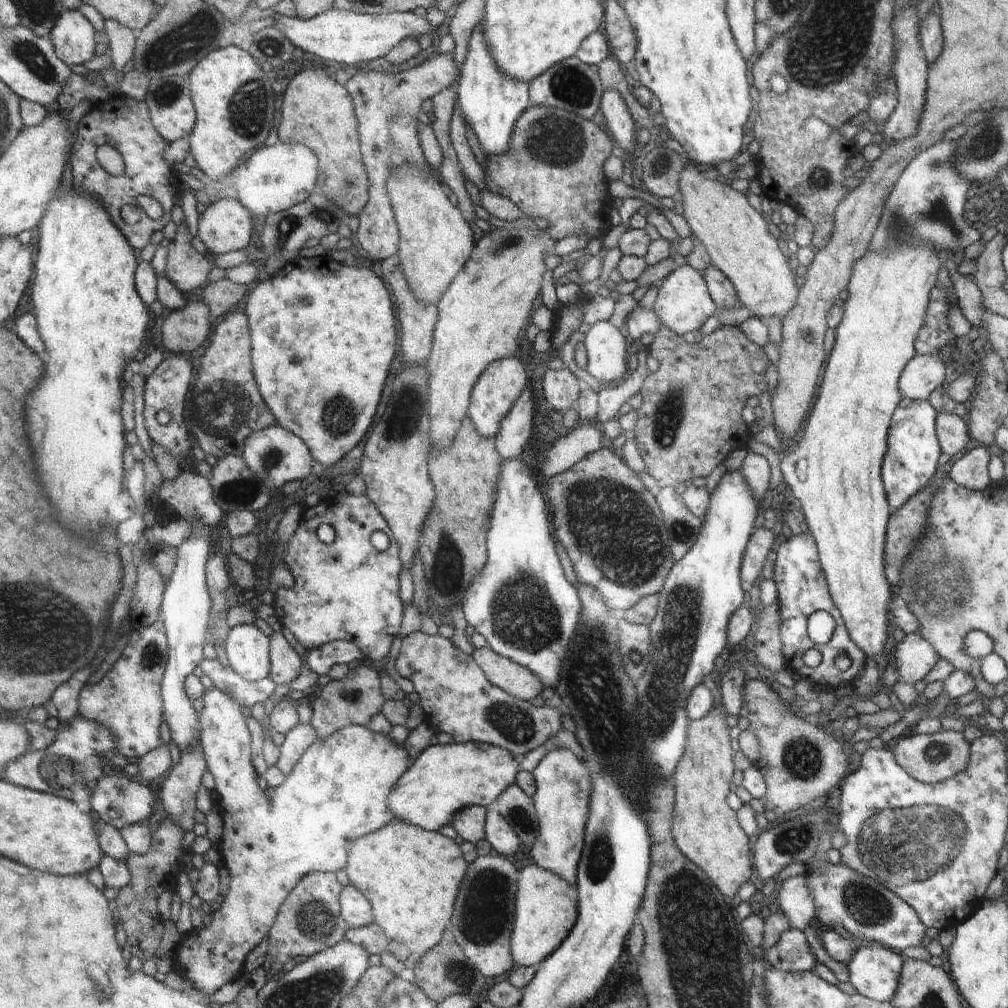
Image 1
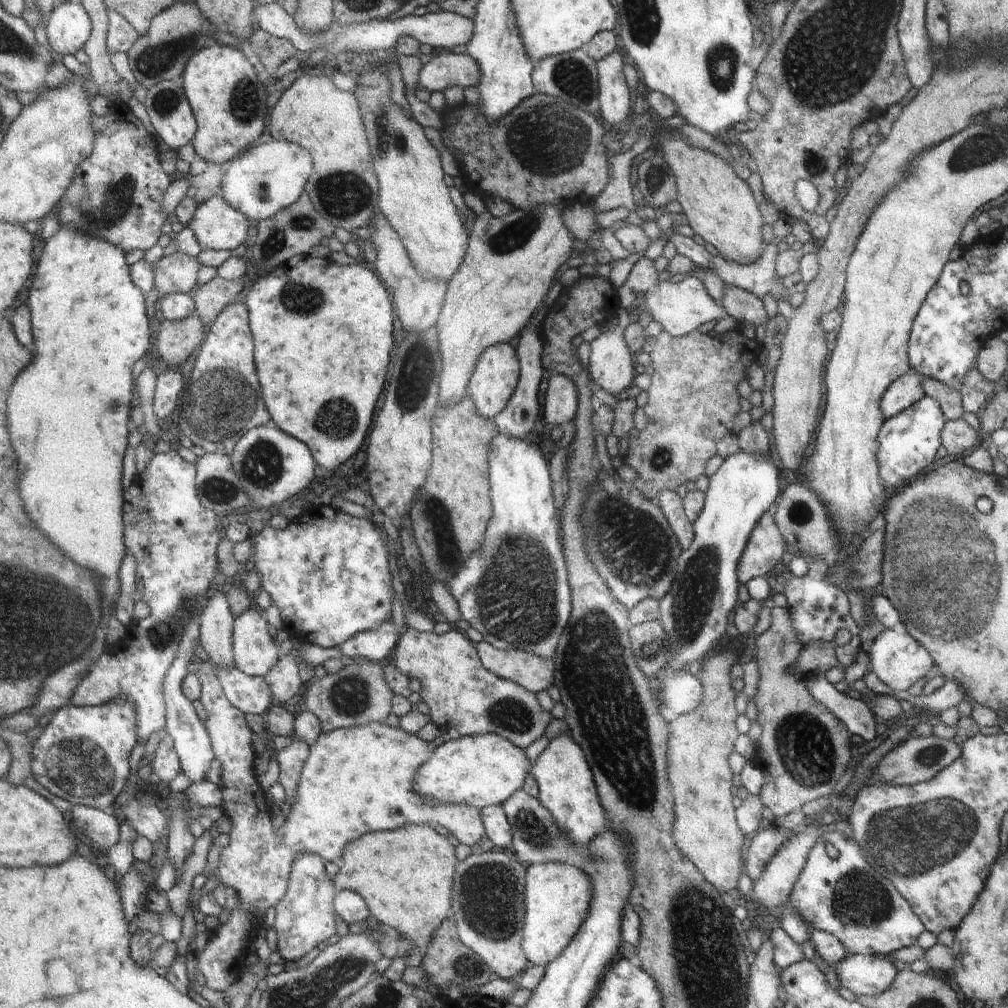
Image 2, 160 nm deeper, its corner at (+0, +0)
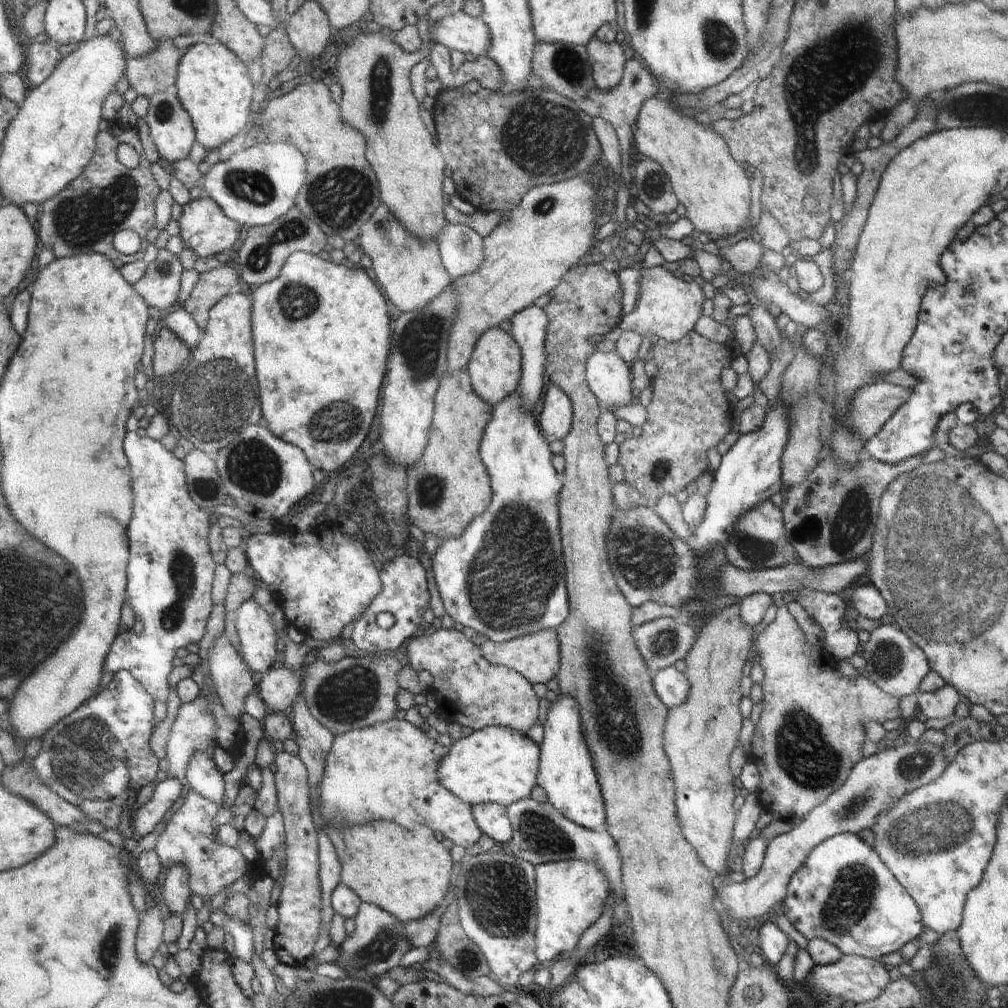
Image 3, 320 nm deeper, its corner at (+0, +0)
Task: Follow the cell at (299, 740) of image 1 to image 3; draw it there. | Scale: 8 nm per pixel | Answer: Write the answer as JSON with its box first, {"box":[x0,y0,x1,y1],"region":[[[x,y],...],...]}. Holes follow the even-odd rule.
{"box":[273,751,320,967],"region":[[[276,751],[274,758],[277,807],[282,814],[286,849],[283,863],[284,874],[280,877],[282,892],[278,899],[280,922],[274,930],[273,950],[281,964],[302,967],[304,960],[312,956],[312,946],[318,940],[320,922],[320,886],[318,886],[318,842],[317,827],[312,812],[312,791],[309,784],[309,770],[300,756]]]}

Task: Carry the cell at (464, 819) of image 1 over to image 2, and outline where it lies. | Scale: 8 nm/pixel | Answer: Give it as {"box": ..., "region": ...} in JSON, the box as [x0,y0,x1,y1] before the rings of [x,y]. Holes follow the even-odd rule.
{"box":[195,661,485,990],"region":[[[210,661],[196,664],[195,675],[201,684],[199,700],[207,712],[206,729],[213,745],[215,758],[221,763],[223,774],[219,784],[223,802],[224,814],[232,821],[230,844],[222,848],[219,857],[218,878],[224,887],[232,887],[238,893],[238,906],[230,911],[230,919],[221,924],[211,935],[205,950],[197,953],[197,969],[204,975],[205,985],[212,990],[226,990],[234,986],[234,982],[242,982],[242,974],[246,974],[248,958],[254,954],[255,940],[262,928],[262,919],[257,920],[254,910],[264,911],[275,907],[286,892],[292,861],[296,853],[314,851],[324,862],[340,860],[342,851],[350,841],[363,834],[374,831],[391,831],[402,825],[441,824],[447,828],[457,843],[472,846],[485,835],[485,825],[481,819],[481,809],[460,803],[441,803],[417,793],[414,788],[414,778],[418,769],[433,756],[433,744],[422,740],[400,727],[390,727],[386,723],[366,723],[361,727],[336,729],[330,732],[322,731],[316,742],[309,747],[309,758],[299,781],[299,801],[290,808],[288,818],[276,818],[268,791],[262,788],[258,781],[255,766],[258,766],[258,756],[254,752],[254,726],[250,726],[250,718],[246,712],[238,710],[225,694],[219,678],[213,670]]]}

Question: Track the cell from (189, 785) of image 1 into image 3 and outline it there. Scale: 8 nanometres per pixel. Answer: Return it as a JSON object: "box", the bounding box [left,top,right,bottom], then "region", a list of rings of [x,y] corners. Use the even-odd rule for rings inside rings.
{"box":[162,864,193,916],"region":[[[174,864],[166,868],[166,877],[162,883],[162,896],[170,909],[171,914],[182,916],[188,899],[193,895],[189,891],[188,868],[182,864]]]}

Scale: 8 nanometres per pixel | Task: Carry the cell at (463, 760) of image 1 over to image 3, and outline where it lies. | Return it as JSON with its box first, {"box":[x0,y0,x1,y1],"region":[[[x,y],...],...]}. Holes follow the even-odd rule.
{"box":[438,726,541,808],"region":[[[490,726],[475,731],[467,738],[460,738],[449,746],[448,754],[442,758],[441,766],[438,766],[438,782],[450,790],[454,796],[458,796],[472,807],[478,804],[495,803],[506,808],[522,798],[529,798],[537,786],[537,775],[540,769],[541,750],[527,735],[520,734],[512,728],[504,726]]]}

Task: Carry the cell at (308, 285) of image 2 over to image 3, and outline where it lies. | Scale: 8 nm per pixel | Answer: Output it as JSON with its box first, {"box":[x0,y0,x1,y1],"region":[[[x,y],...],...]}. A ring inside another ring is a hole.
{"box":[249,251,390,472],"region":[[[298,251],[290,257],[283,266],[280,274],[272,281],[266,282],[261,286],[256,286],[249,290],[252,294],[252,332],[254,332],[254,358],[256,358],[255,370],[257,382],[259,385],[258,393],[262,402],[262,423],[265,424],[274,435],[278,434],[283,442],[290,442],[293,446],[300,448],[309,456],[309,463],[312,463],[316,469],[332,472],[338,470],[344,462],[351,458],[358,448],[362,446],[370,426],[372,418],[378,406],[378,394],[382,388],[382,380],[386,374],[386,360],[390,352],[390,320],[386,314],[386,298],[378,290],[378,286],[372,282],[368,274],[358,270],[355,266],[352,269],[346,268],[342,264],[334,264],[329,260],[322,260],[314,254]]]}

